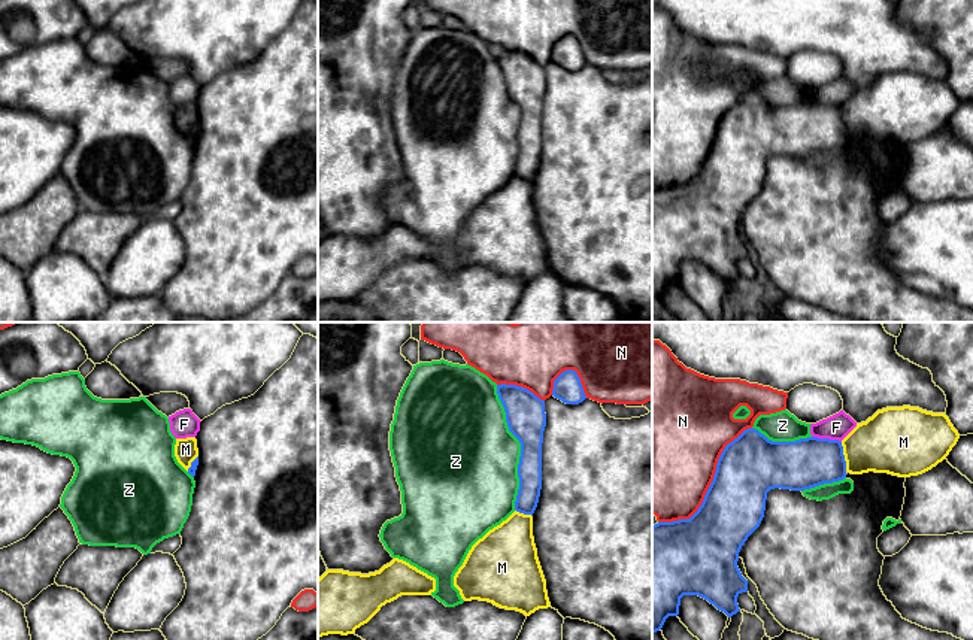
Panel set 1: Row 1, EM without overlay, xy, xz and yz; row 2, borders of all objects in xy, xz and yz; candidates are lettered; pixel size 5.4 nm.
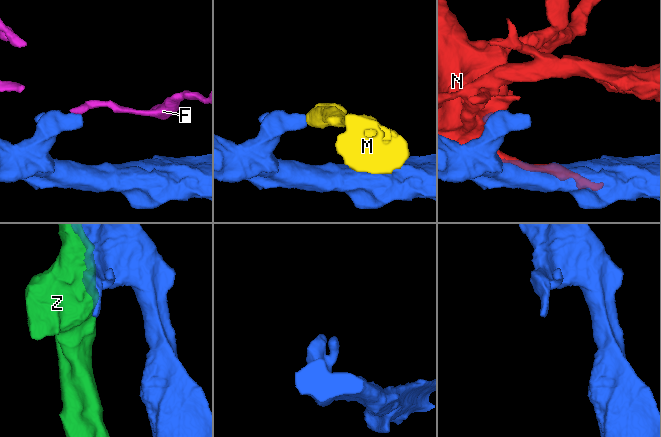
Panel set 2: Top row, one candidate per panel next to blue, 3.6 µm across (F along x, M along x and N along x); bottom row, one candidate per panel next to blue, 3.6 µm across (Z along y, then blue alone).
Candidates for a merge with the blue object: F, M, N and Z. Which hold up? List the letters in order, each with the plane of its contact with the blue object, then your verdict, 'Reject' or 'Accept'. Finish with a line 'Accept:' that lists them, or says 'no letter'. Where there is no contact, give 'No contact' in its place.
F: Touches blue in yz. Reject
M: Touches blue in yz. Reject
N: Touches blue in yz. Reject
Z: Touches blue in xz. Reject
Accept: no letter

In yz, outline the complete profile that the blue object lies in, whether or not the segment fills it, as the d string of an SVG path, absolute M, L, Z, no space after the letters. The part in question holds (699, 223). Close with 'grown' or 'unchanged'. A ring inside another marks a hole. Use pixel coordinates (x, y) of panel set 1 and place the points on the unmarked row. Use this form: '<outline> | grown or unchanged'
M755 94L745 95L722 116L698 176L689 185L652 192L652 300L669 282L679 280L683 261L698 261L728 283L740 277L737 263L748 258L748 246L737 233L739 218L764 183L767 158L775 154L804 157L845 143L846 127L839 106L772 107Z | unchanged

